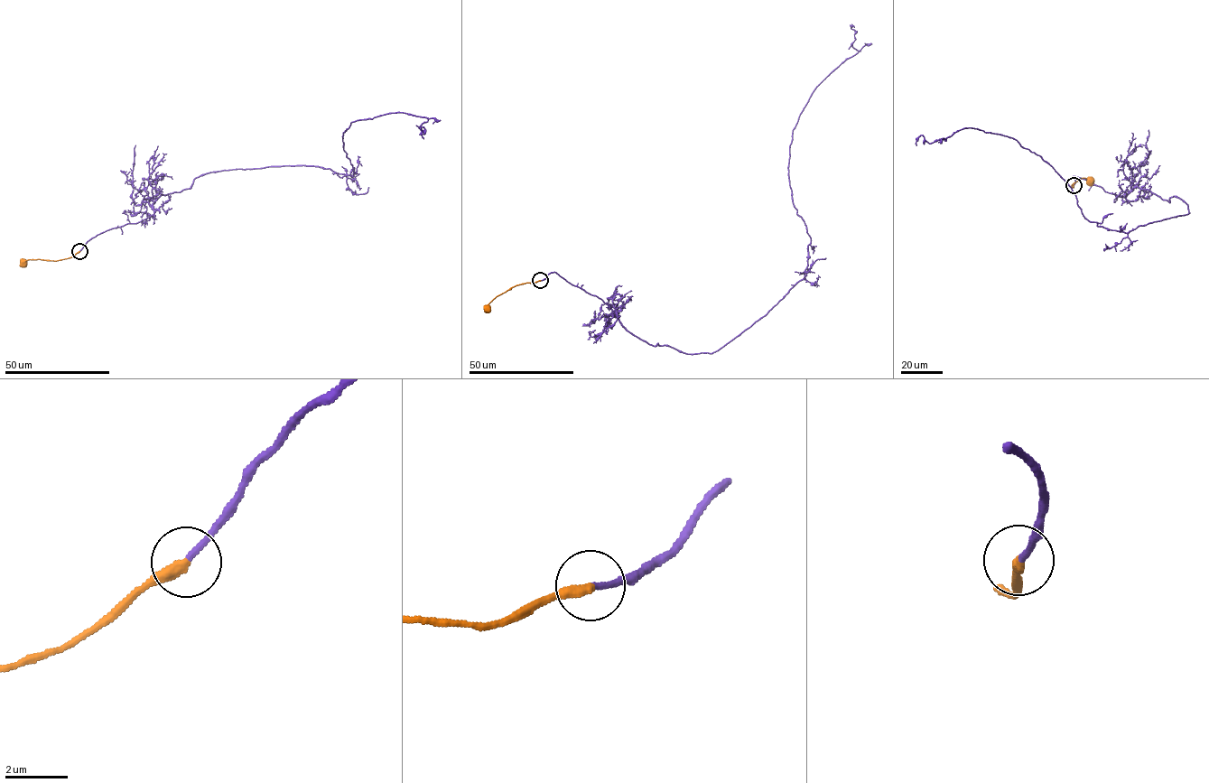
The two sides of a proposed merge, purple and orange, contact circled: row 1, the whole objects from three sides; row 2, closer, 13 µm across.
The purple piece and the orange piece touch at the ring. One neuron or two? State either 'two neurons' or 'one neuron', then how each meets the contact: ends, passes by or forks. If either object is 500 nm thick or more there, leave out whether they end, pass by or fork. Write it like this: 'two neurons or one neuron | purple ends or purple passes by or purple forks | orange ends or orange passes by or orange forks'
one neuron | purple ends | orange ends

